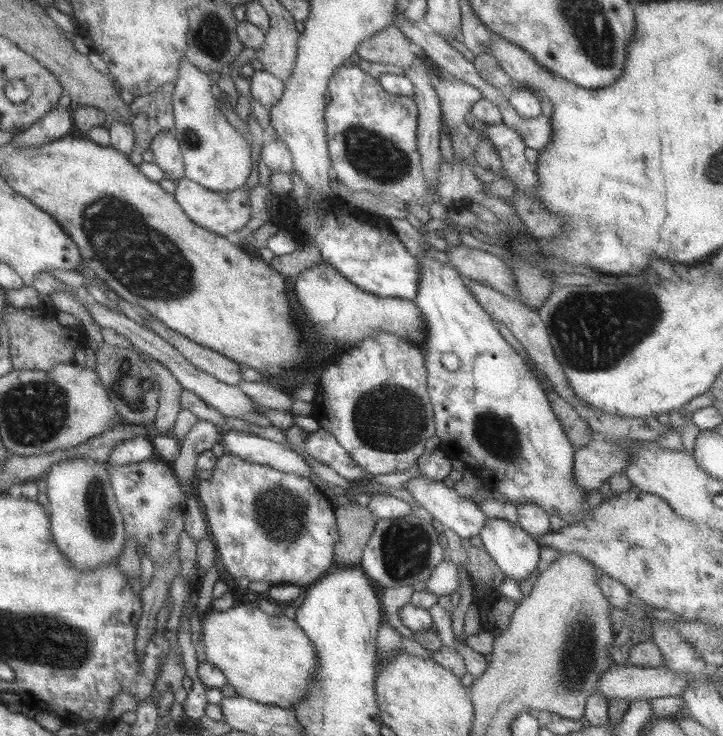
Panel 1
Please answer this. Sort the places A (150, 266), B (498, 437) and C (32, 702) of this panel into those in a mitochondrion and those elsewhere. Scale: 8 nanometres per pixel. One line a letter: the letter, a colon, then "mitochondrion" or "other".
A: mitochondrion
B: mitochondrion
C: other

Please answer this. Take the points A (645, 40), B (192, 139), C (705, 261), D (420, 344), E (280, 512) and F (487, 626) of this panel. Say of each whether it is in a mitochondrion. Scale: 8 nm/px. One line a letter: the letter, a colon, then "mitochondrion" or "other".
A: other
B: mitochondrion
C: other
D: other
E: mitochondrion
F: other

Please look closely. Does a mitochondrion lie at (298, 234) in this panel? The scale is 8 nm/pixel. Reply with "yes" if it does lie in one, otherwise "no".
no

